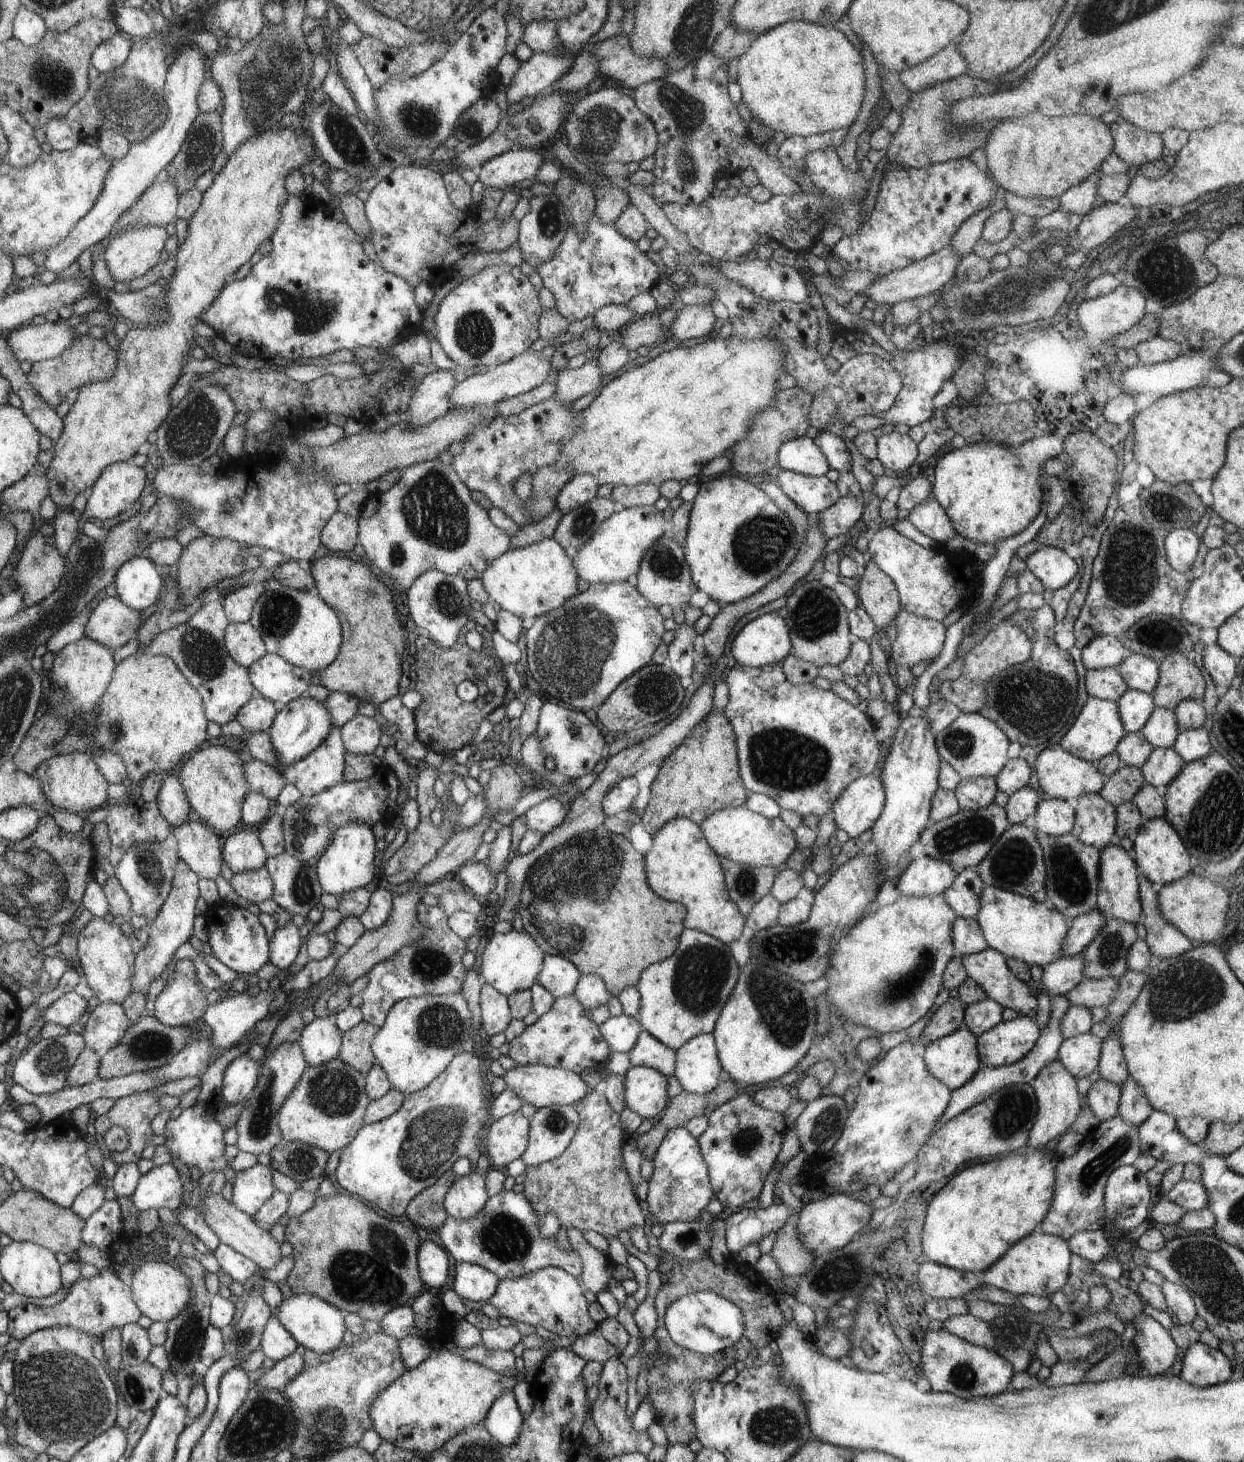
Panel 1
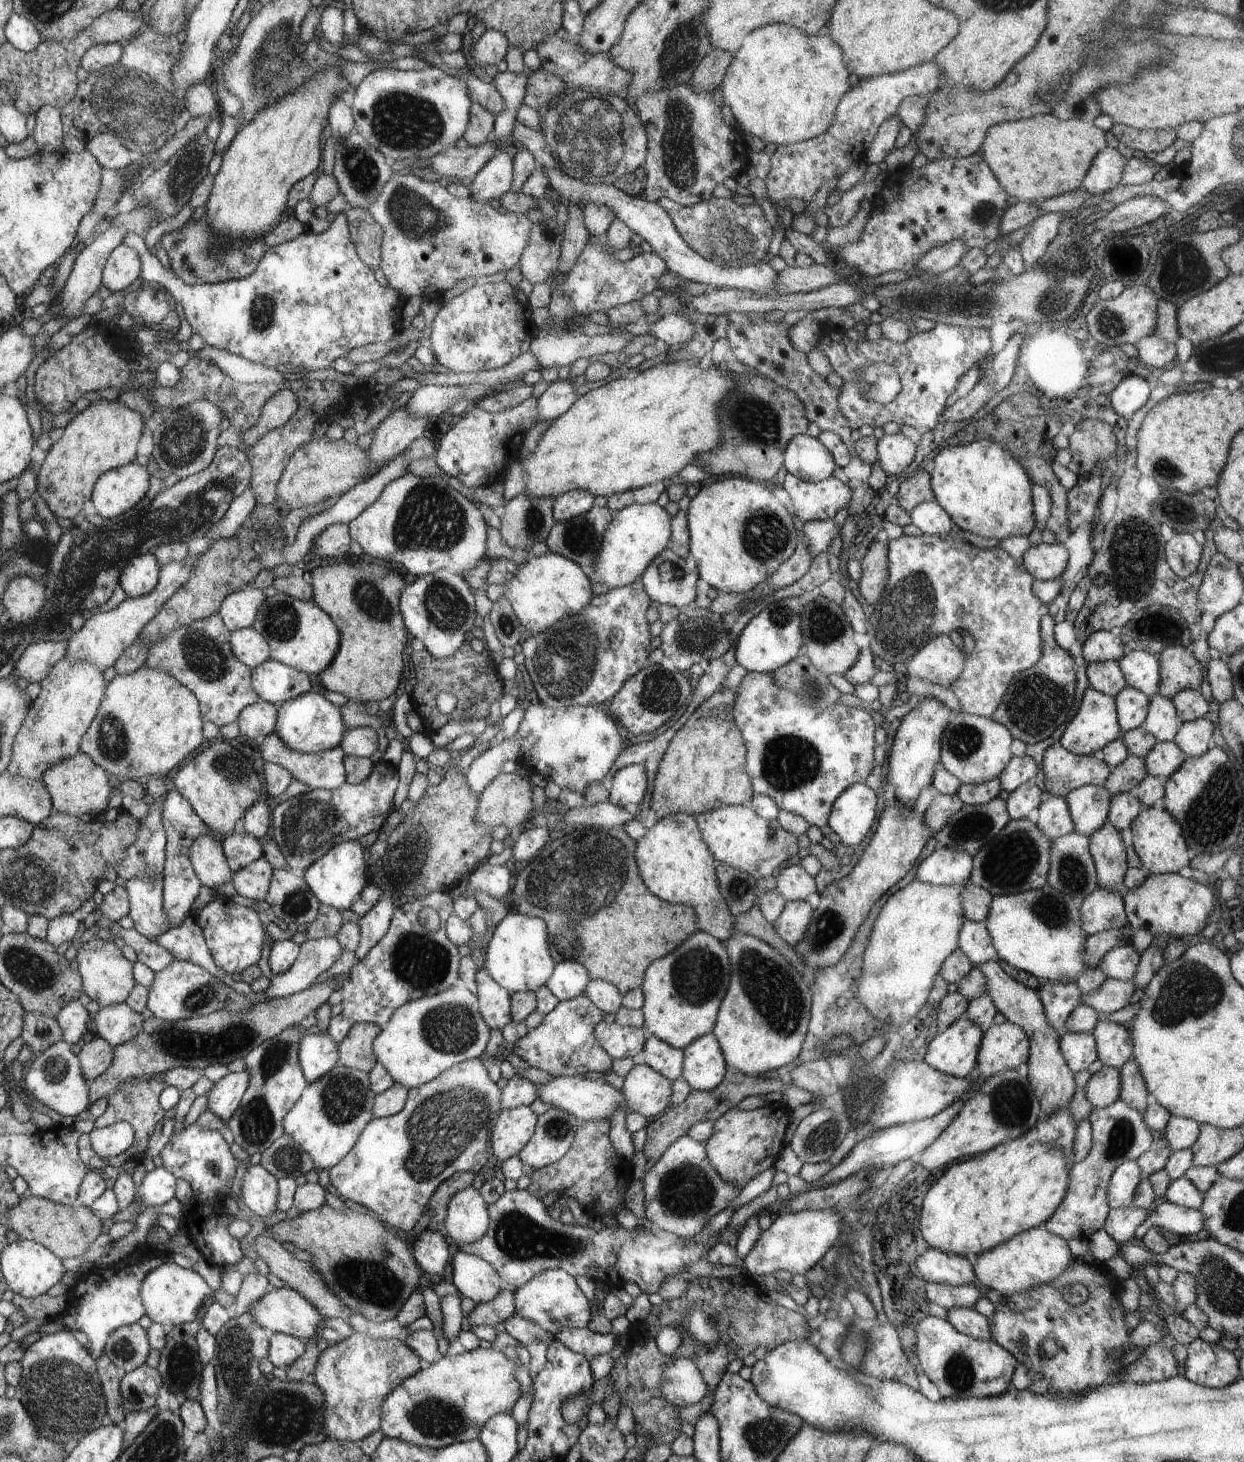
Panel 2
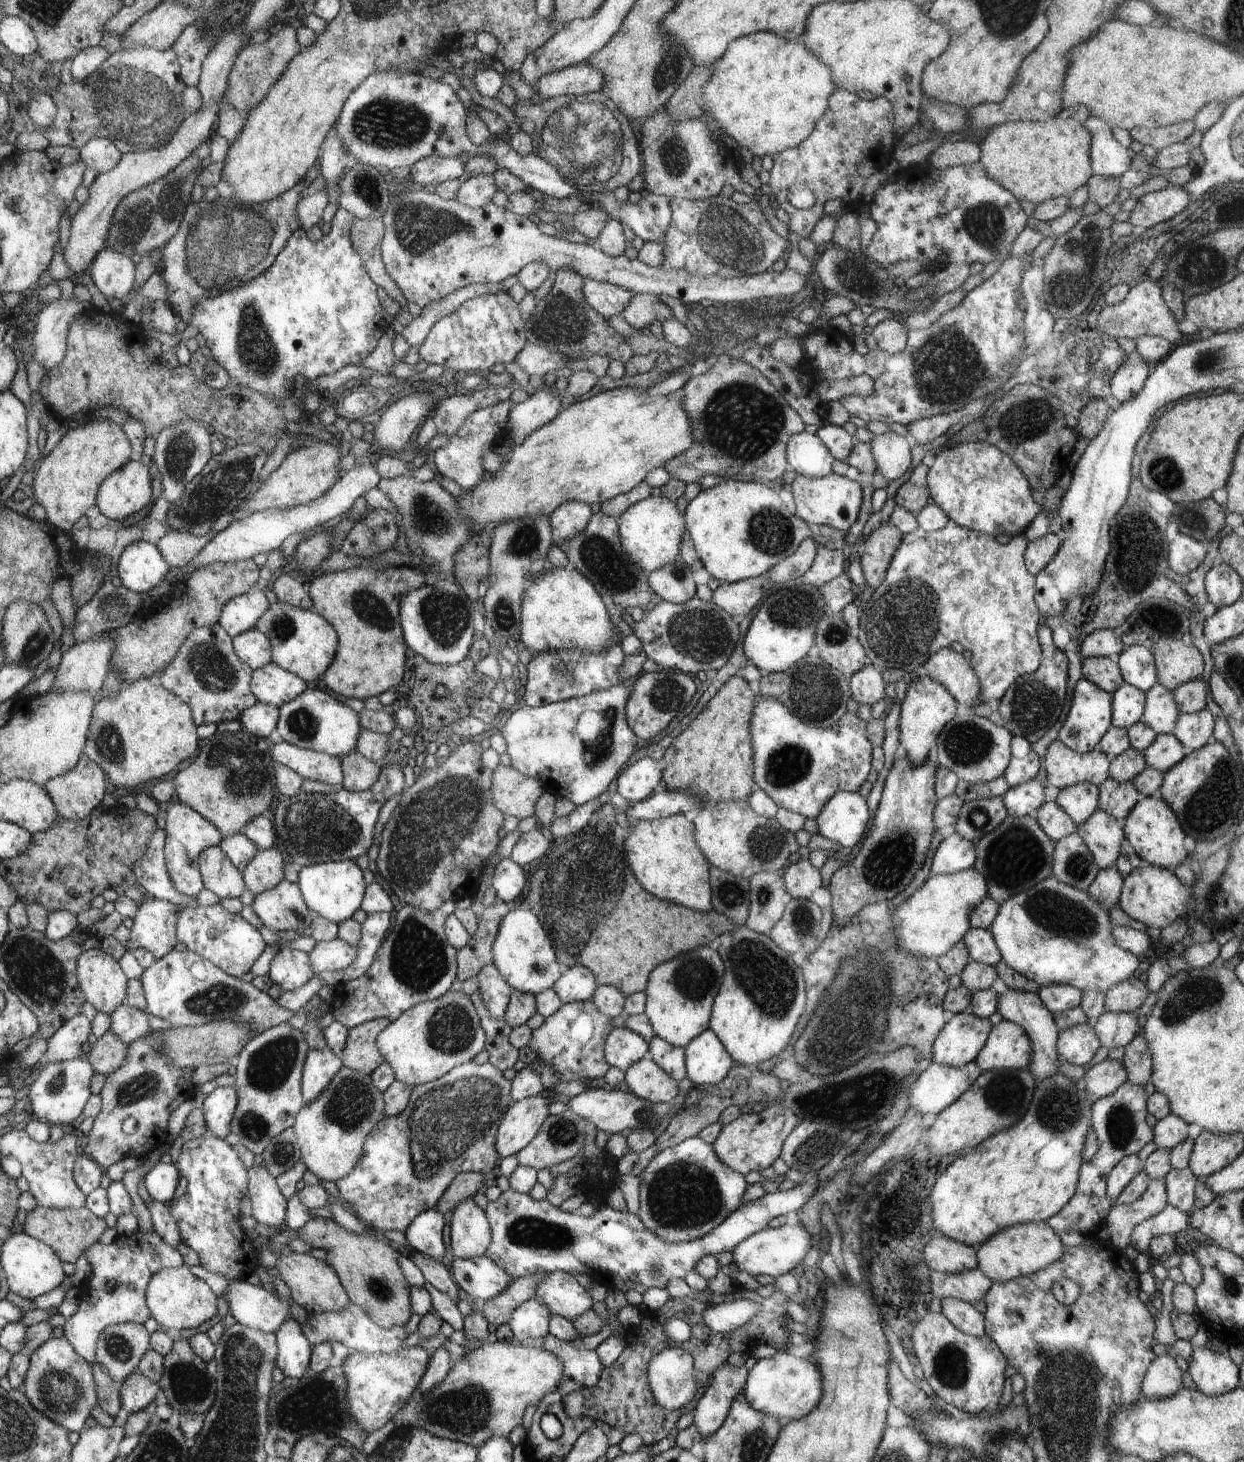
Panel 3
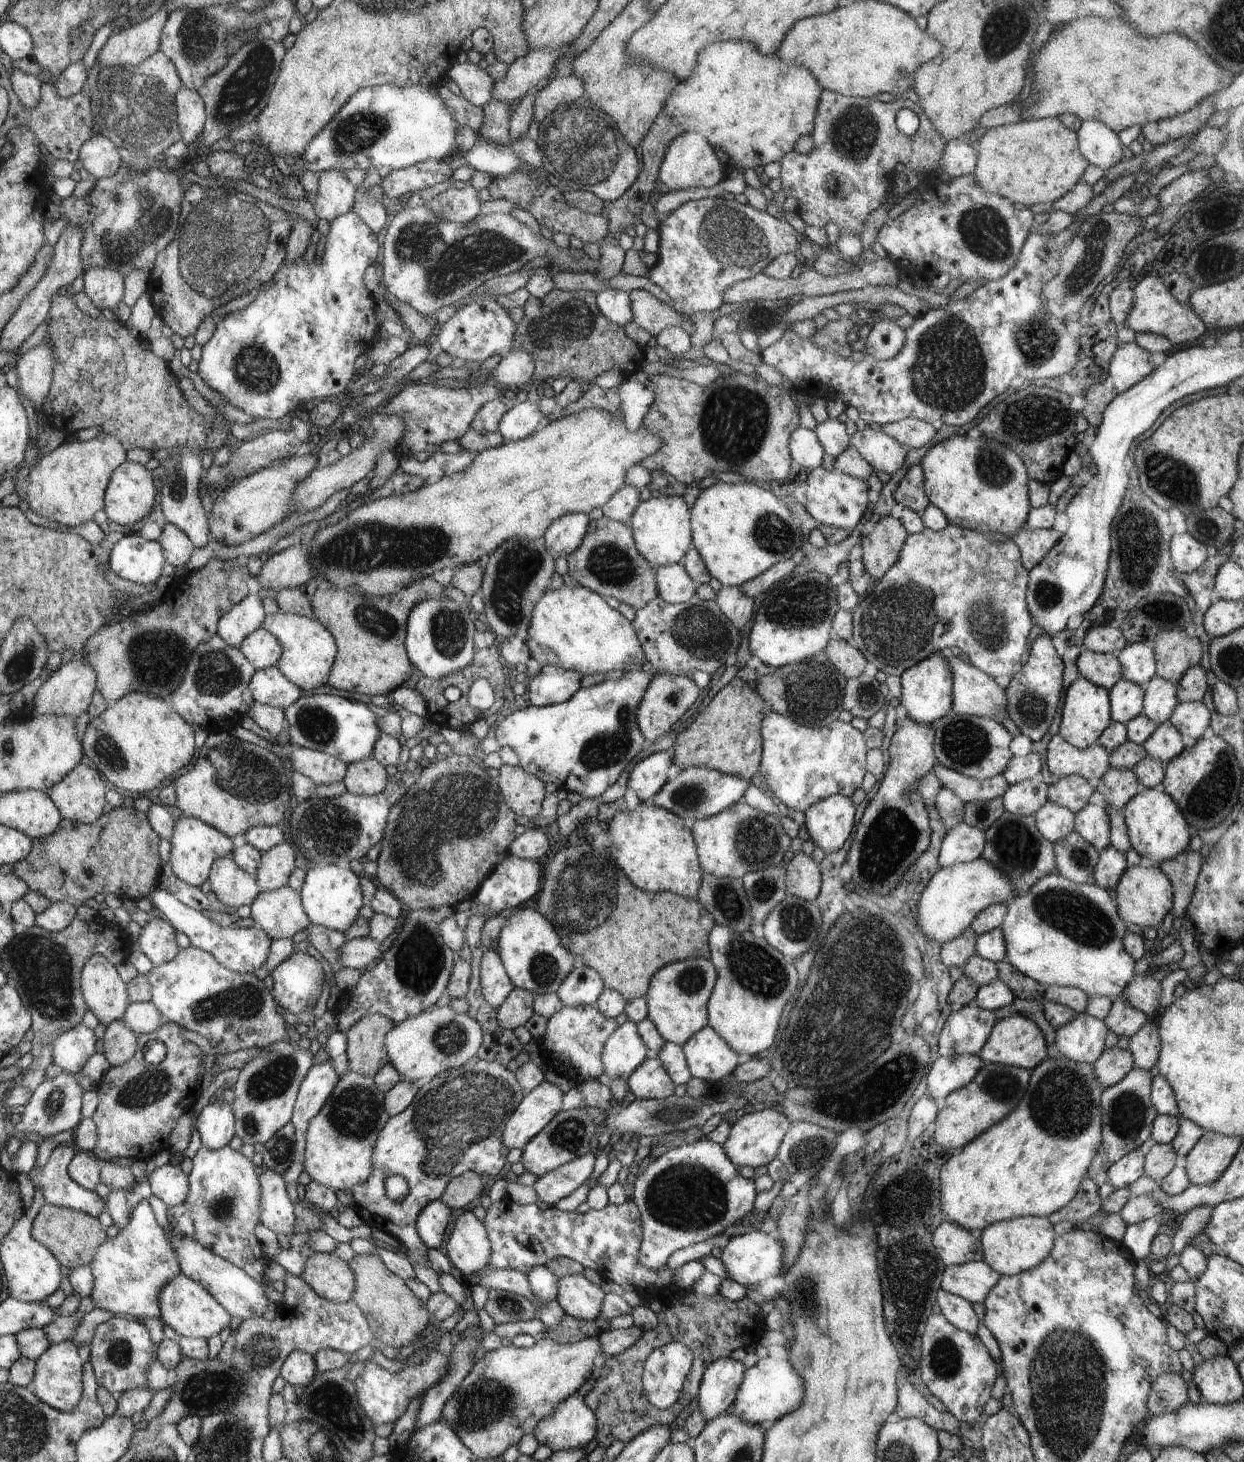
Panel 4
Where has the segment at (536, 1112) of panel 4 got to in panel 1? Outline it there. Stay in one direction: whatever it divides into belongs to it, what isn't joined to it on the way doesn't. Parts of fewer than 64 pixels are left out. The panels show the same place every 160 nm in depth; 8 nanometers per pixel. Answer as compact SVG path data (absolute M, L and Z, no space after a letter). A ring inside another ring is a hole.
M520 1110L494 1120L485 1134L485 1152L492 1166L510 1165L530 1144L531 1119Z

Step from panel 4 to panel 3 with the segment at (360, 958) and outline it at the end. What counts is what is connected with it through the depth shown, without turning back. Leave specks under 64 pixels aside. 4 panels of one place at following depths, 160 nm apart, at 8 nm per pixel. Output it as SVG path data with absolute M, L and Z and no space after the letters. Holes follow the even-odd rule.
M336 938L331 941L320 941L309 954L314 972L340 971L348 968L356 960L358 947Z

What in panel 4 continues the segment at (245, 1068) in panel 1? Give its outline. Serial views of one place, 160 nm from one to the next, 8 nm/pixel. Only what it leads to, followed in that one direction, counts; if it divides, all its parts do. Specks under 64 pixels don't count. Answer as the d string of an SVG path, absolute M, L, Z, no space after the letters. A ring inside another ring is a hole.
M222 1098L202 1109L197 1118L197 1130L202 1139L202 1146L210 1150L219 1150L229 1145L234 1136L233 1109Z

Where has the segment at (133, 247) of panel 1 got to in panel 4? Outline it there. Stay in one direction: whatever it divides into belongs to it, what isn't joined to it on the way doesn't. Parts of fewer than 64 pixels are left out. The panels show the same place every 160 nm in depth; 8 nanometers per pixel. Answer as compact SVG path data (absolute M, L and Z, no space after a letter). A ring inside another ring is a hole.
M94 266L84 273L84 294L92 301L97 309L116 308L124 294L126 276L116 270Z

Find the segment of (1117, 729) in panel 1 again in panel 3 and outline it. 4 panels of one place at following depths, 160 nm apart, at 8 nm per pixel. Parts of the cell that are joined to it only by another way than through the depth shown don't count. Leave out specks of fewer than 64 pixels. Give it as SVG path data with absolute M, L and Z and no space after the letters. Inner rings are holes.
M1080 679L1073 690L1073 698L1069 702L1064 724L1060 727L1058 740L1068 748L1085 753L1098 748L1101 736L1113 726L1111 723L1112 697L1108 691L1102 690L1089 680Z

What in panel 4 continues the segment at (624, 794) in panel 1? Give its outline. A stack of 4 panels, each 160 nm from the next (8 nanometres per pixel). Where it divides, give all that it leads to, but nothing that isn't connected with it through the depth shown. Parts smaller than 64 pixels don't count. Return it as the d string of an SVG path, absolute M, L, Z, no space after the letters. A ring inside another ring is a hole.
M656 752L642 762L638 762L630 771L628 788L632 789L641 802L649 803L662 790L668 781L668 770L674 766L670 752Z

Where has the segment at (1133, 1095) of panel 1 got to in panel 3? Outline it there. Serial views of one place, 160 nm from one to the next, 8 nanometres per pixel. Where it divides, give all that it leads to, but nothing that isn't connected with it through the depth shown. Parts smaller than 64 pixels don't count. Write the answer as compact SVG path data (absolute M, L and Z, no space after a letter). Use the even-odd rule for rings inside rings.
M1141 1031L1125 1046L1123 1064L1127 1070L1128 1081L1142 1085L1148 1084L1153 1071L1153 1060L1148 1050L1149 1042Z

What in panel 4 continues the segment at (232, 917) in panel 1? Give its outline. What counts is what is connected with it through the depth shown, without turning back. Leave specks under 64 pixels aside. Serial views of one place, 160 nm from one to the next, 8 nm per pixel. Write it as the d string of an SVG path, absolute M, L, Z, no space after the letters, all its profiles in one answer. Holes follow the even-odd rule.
M154 890L149 898L153 906L166 916L168 922L176 930L186 934L192 946L214 955L215 959L222 963L224 967L227 967L228 970L248 974L254 973L255 970L266 964L268 950L270 950L270 944L272 944L272 940L268 938L269 935L266 931L257 926L252 928L233 928L233 925L222 926L222 924L214 922L212 918L208 918L208 914L204 914L204 911L193 910L186 904L179 902L174 895L162 890Z

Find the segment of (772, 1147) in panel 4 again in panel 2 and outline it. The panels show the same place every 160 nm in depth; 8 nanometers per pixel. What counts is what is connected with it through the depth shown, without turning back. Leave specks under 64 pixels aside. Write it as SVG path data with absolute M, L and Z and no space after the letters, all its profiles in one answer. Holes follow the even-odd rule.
M775 1104L762 1105L751 1111L741 1111L736 1106L725 1112L718 1120L713 1122L712 1136L705 1142L708 1158L711 1159L712 1164L715 1166L717 1174L730 1181L735 1187L741 1186L742 1188L752 1178L768 1170L768 1168L772 1168L772 1164L776 1162L778 1152L784 1146L784 1136L786 1136L788 1124L790 1124L790 1116L792 1116L790 1109L782 1108L782 1110L778 1110Z

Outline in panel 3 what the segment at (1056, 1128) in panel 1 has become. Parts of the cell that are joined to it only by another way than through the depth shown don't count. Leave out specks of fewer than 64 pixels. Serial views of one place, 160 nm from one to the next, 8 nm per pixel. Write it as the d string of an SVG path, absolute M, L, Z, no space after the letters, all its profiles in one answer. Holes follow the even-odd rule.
M998 978L994 990L999 994L997 1010L1003 1019L1019 1024L1029 1036L1032 1043L1032 1058L1028 1070L1035 1076L1037 1084L1051 1074L1058 1073L1059 1054L1057 1051L1057 1038L1059 1030L1052 1014L1041 1001L1037 993L1015 991L1008 988Z

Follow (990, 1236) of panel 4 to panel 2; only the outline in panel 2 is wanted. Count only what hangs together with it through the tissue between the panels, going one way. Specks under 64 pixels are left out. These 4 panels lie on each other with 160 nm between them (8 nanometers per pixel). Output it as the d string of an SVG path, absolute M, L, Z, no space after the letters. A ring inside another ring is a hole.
M1042 1224L974 1256L972 1263L979 1284L988 1294L999 1297L1014 1294L1019 1290L1028 1290L1030 1287L1055 1279L1068 1268L1073 1258L1067 1240L1051 1233Z

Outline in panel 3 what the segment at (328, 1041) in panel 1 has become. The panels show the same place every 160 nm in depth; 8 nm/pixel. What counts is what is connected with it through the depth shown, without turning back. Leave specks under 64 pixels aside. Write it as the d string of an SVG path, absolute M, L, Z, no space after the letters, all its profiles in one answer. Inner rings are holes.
M326 1048L323 1051L313 1051L310 1049L304 1066L300 1069L303 1104L307 1105L315 1101L343 1067L343 1060L332 1050Z

